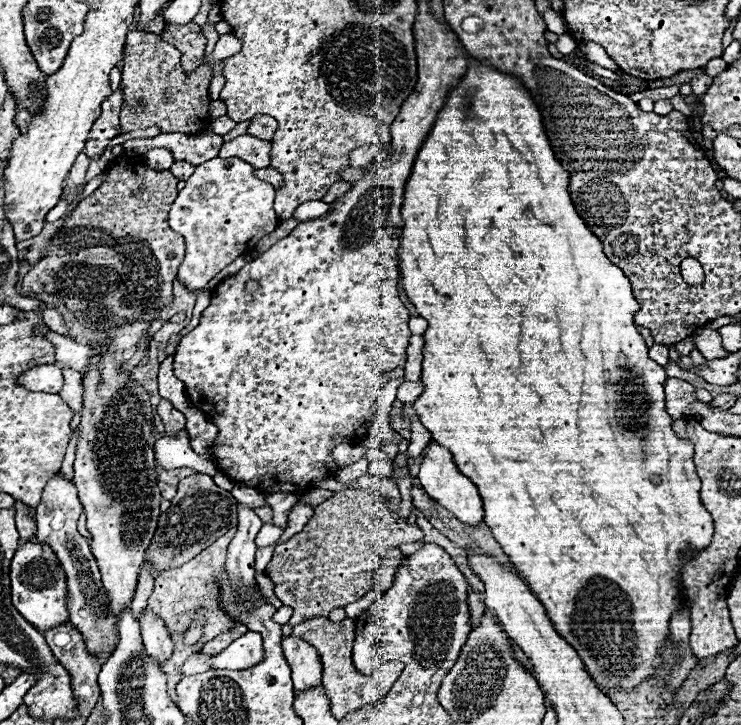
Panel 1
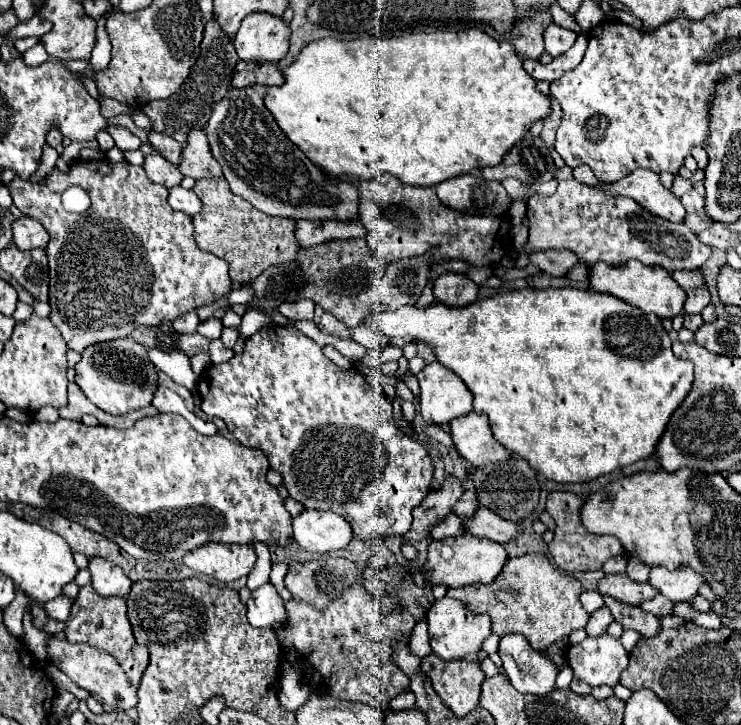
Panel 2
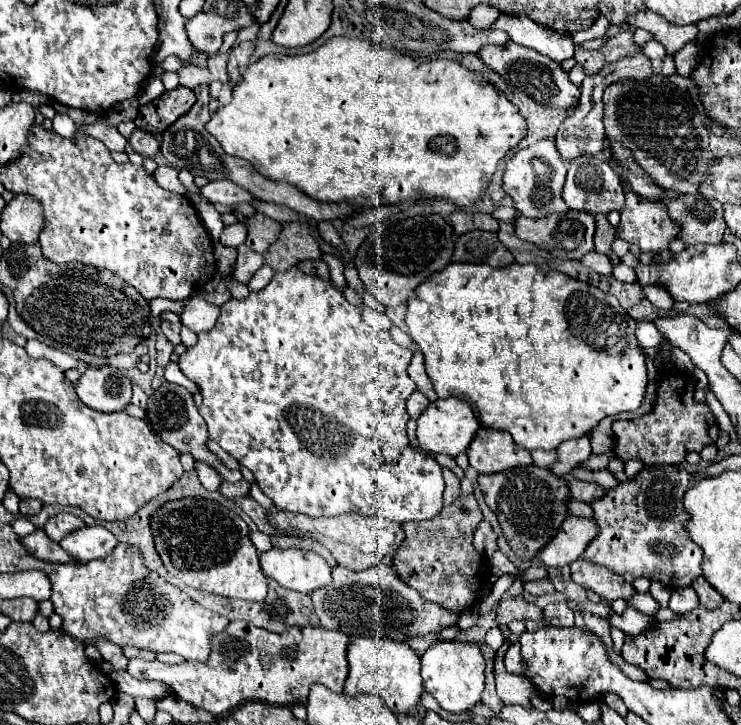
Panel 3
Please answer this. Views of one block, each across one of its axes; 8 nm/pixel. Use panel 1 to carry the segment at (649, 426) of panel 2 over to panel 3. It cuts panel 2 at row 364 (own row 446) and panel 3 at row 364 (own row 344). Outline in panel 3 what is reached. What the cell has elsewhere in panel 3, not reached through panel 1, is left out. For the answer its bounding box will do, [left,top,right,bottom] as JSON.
[406,262,648,450]

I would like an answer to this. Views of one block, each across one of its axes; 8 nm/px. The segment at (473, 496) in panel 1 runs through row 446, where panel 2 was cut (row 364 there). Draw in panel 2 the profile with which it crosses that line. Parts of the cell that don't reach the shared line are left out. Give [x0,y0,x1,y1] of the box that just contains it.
[418,362,472,424]

